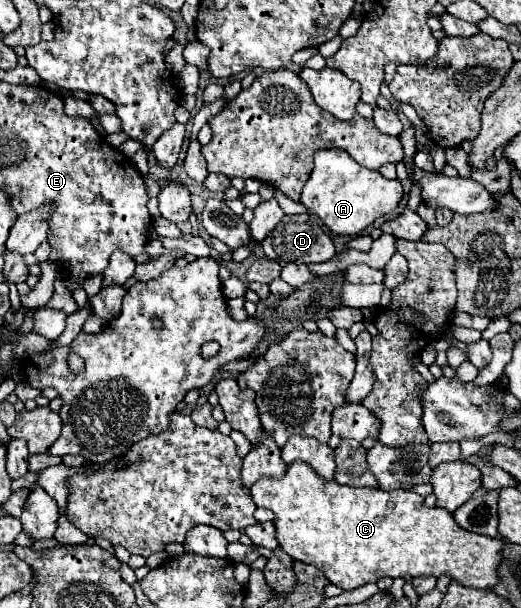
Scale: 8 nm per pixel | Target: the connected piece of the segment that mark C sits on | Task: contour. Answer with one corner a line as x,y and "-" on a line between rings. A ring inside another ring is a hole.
291,464
285,472
285,476
281,480
259,480
253,488
251,488
251,498
257,506
263,506
263,508
269,508
273,510
275,514
275,528
277,528
277,536
279,536
279,546
293,558
293,560
299,560
299,562
305,562
305,564
313,564
315,568
319,568
319,572
323,572
323,576
327,576
327,580
343,590
355,590
355,588
361,588
363,584
367,582
377,582
379,578
383,576
389,576
389,578
405,578
405,576
423,576
423,574
431,574
435,578
439,578
441,574
447,574
453,582
459,582
463,586
473,586
473,588
483,588
483,590
491,590
495,584
499,584
499,564
501,564
501,556
499,552
503,550
503,540
501,538
489,538
489,536
481,536
481,534
473,534
473,532
467,532
465,528
459,528
459,524
455,524
453,520
453,514
443,510
443,508
429,508
423,504
423,498
415,492
409,492
409,490
391,490
391,492
385,492
385,490
379,490
379,488
347,488
347,486
341,486
337,484
335,480
331,482
323,482
313,470
311,466
307,464

